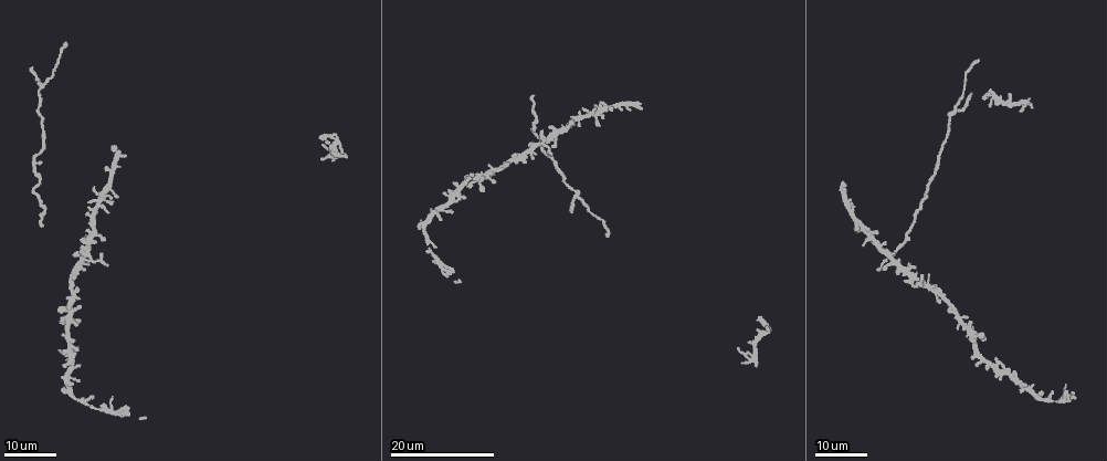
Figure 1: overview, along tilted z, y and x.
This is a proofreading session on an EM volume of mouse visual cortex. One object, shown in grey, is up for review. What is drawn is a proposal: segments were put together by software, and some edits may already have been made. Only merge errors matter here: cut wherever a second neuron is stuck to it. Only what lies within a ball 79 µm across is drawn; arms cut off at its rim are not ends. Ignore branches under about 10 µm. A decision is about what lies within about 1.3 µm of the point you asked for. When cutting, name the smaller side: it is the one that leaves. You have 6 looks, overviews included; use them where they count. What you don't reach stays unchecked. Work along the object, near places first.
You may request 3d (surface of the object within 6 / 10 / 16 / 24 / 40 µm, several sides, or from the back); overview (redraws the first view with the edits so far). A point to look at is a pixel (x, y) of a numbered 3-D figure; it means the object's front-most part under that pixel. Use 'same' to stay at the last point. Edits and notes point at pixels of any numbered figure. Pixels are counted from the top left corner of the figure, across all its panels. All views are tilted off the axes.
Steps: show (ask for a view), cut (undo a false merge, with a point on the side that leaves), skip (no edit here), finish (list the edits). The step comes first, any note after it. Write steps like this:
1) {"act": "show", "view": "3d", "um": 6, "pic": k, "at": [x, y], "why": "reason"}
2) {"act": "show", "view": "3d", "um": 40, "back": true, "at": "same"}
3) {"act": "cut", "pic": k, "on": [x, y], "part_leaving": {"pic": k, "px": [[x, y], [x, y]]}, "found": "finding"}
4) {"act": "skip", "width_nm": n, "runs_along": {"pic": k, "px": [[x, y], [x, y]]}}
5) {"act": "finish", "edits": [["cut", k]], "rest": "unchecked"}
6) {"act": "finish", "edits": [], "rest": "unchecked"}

{"act": "show", "view": "3d", "um": 16, "pic": 1, "at": [917, 279], "why": "two arms in line, one across"}

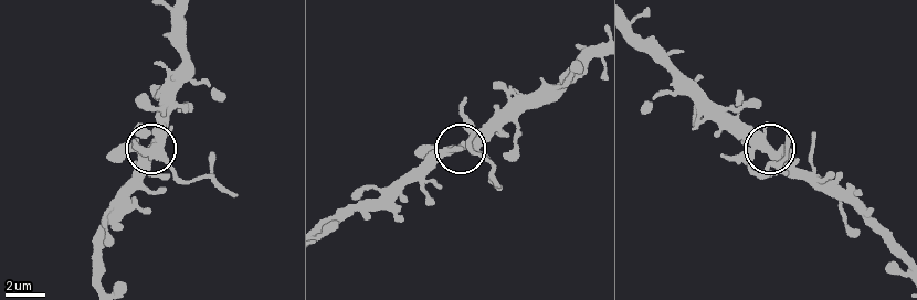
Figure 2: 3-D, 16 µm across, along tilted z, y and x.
{"act": "show", "view": "3d", "um": 6, "pic": 2, "at": [774, 153], "why": "closer look"}

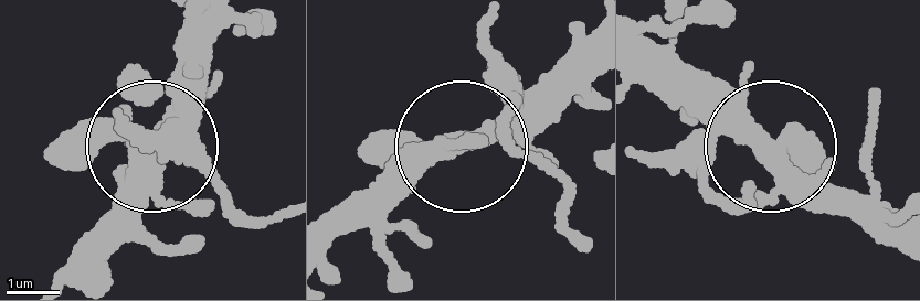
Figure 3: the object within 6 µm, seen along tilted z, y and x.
{"act": "skip", "arms": 3, "found": "all the same neuron"}

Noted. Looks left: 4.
{"act": "show", "view": "3d", "um": 24, "pic": 1, "at": [458, 190]}

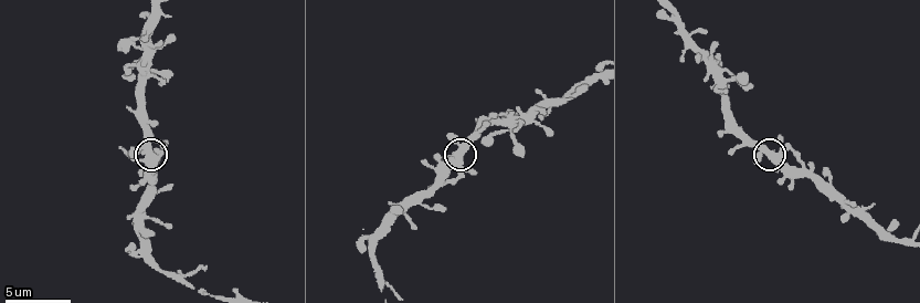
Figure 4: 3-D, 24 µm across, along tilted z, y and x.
{"act": "show", "view": "3d", "um": 10, "pic": 4, "at": [150, 153]}

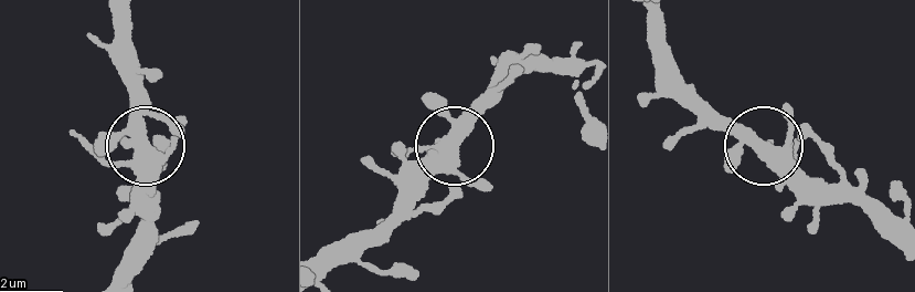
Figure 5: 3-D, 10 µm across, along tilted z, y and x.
{"act": "skip", "width_nm": 390, "runs_along": {"pic": 5, "px": [[124, 14], [153, 166], [152, 211]]}, "found": "one neuron here"}

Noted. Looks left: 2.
{"act": "show", "view": "3d", "um": 6, "pic": 4, "at": [708, 73], "why": "narrows sharply"}

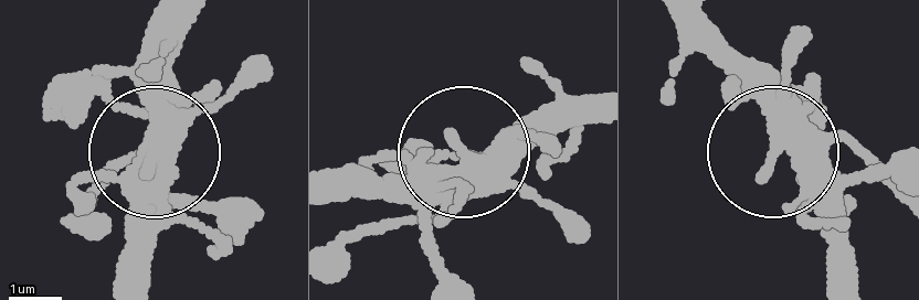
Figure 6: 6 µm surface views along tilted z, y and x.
{"act": "skip", "runs_along": {"pic": 6, "px": [[593, 96], [376, 197]]}, "found": "all the same neuron"}

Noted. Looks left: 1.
{"act": "finish", "edits": [], "rest": "unchecked"}

